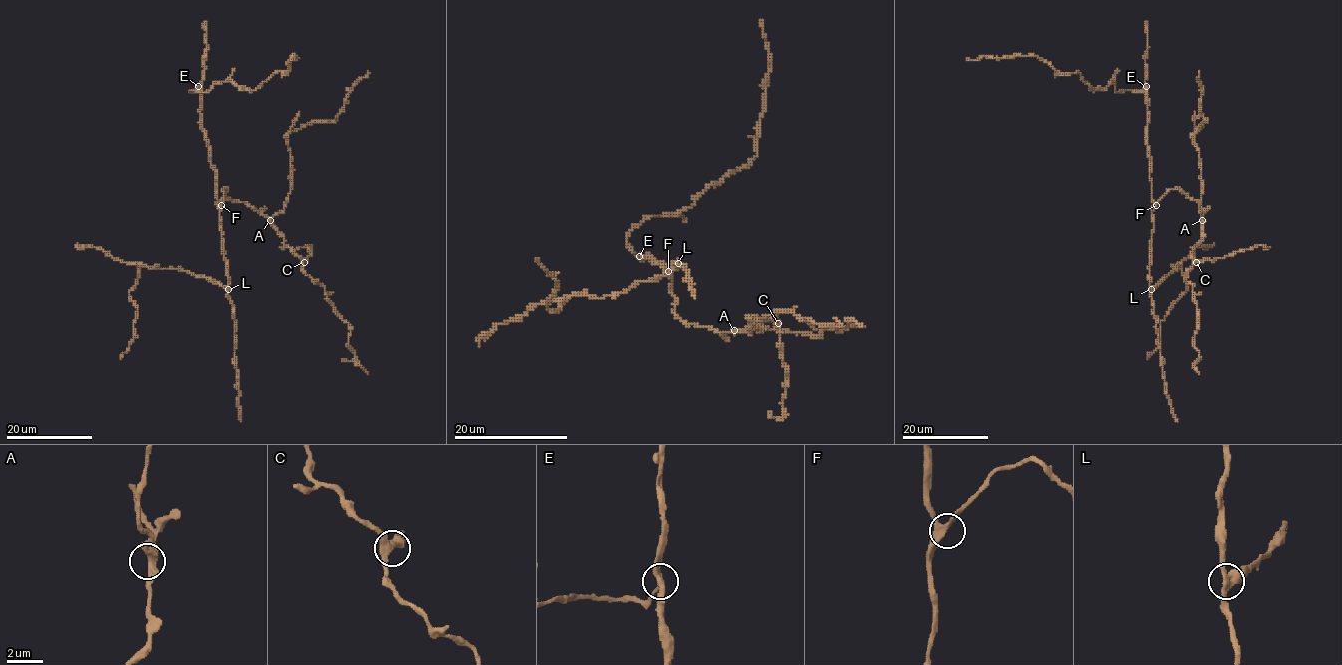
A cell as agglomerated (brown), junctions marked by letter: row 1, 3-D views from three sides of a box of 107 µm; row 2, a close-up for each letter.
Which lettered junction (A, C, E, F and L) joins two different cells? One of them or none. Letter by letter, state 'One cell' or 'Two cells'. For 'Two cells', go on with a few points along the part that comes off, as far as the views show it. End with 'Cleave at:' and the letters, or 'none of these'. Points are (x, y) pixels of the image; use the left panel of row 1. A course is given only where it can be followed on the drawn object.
A: One cell
C: One cell
E: One cell
F: One cell
L: Two cells. Course of the part to remove: (228, 289), (186, 270), (140, 267), (129, 292), (129, 299), (137, 308), (133, 341), (120, 358)
Cleave at: L

